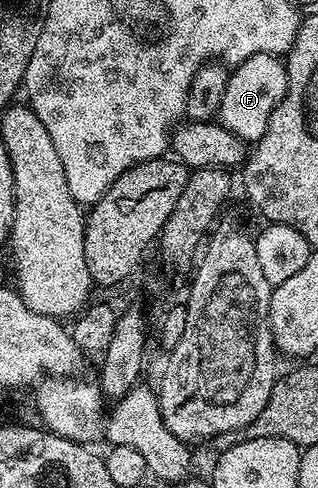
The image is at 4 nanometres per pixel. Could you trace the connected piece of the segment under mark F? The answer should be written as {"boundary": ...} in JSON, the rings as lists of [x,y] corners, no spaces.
{"boundary":[[[263,52],[246,58],[231,69],[226,94],[218,113],[219,123],[229,128],[239,140],[255,142],[266,134],[274,110],[288,89],[288,69],[278,56]]]}

